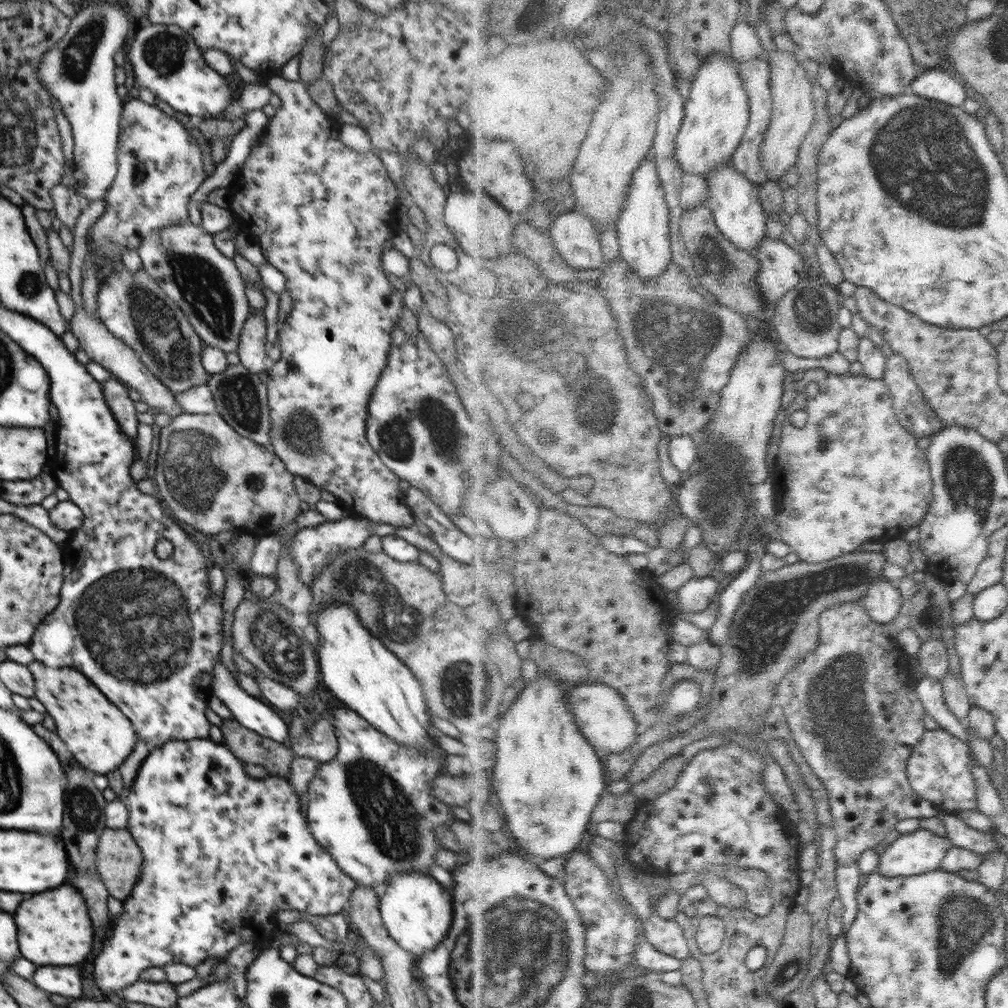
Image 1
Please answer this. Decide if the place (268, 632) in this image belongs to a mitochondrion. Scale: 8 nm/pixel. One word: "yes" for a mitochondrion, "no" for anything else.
yes

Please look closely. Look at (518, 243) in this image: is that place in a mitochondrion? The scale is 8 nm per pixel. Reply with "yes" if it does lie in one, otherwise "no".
no

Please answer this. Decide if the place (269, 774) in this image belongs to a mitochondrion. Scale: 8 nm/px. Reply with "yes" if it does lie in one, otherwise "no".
no

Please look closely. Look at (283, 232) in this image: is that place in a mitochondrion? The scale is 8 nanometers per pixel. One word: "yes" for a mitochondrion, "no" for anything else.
no

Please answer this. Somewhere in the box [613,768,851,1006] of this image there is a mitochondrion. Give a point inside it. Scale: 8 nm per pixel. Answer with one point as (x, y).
(785, 973)

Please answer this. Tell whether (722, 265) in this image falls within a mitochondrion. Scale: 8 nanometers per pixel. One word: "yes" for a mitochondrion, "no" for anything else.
yes

